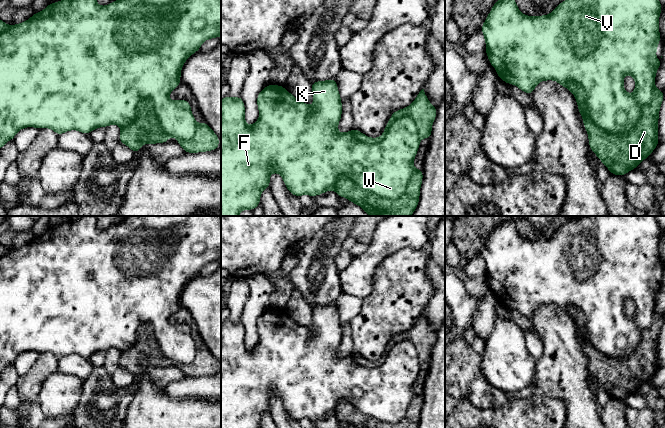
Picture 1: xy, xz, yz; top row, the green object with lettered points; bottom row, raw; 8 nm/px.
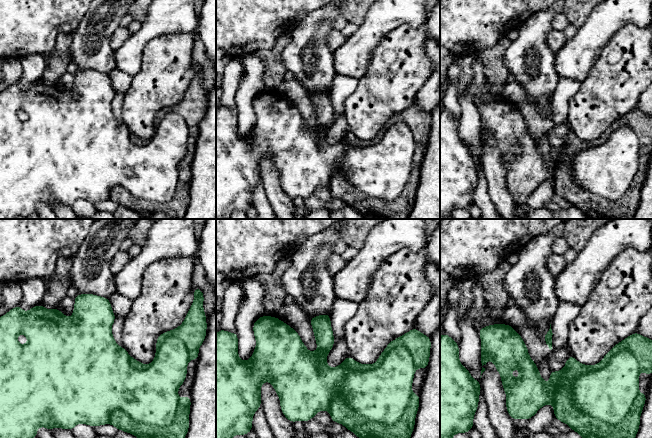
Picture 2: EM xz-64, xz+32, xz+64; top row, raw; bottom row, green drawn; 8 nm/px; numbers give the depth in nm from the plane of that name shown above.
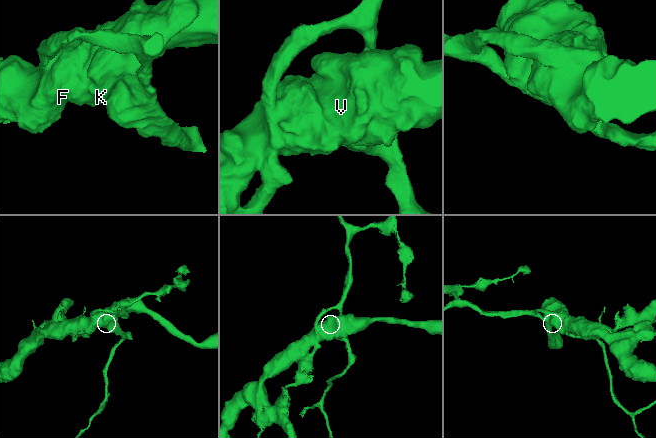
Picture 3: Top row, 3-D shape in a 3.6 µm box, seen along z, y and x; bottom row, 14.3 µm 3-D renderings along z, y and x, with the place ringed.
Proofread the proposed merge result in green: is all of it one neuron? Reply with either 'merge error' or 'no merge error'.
merge error

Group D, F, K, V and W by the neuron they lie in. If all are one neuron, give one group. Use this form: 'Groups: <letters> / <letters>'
Groups: D / F K V W

